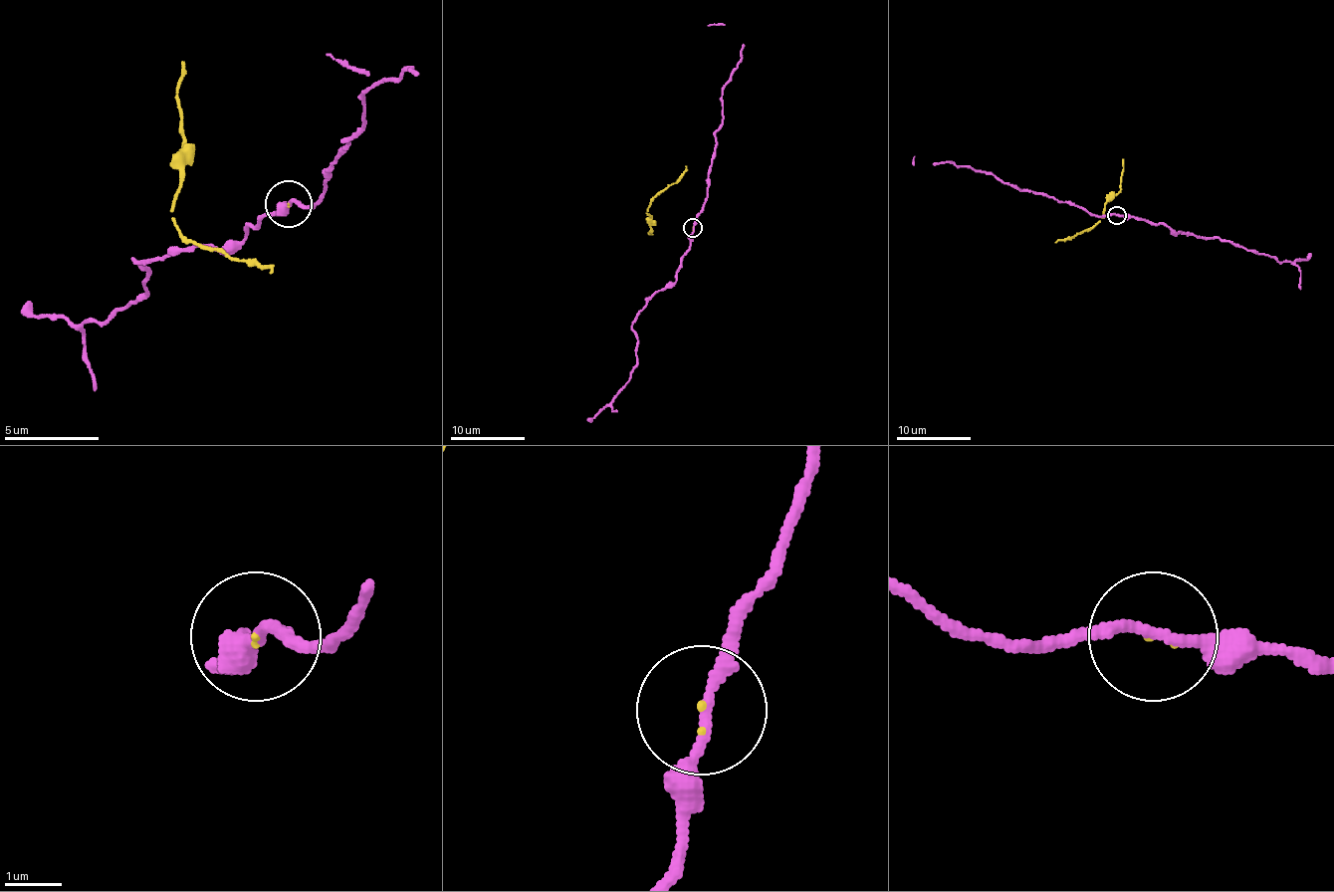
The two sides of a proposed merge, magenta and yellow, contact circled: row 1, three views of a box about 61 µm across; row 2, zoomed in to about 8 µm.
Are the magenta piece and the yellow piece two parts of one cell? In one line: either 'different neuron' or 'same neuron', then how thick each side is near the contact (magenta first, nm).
same neuron | 180/40 nm

